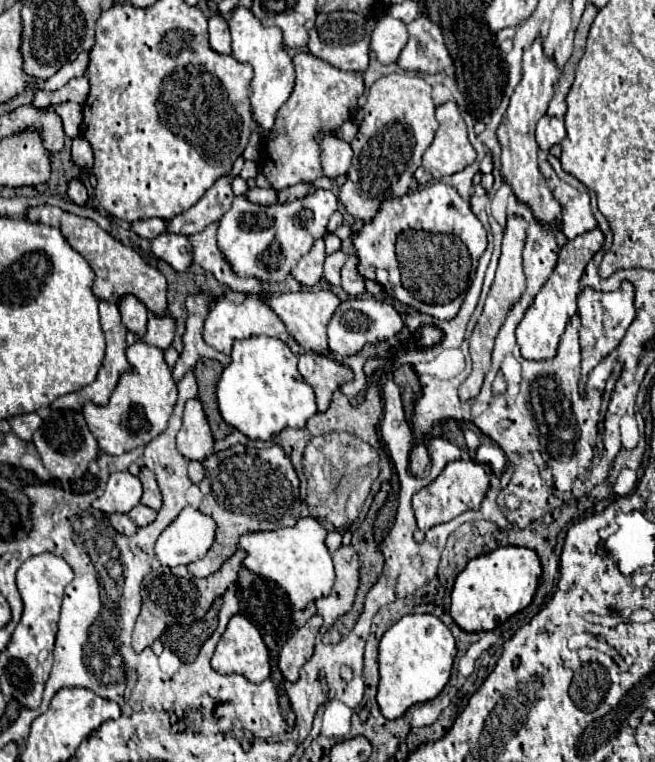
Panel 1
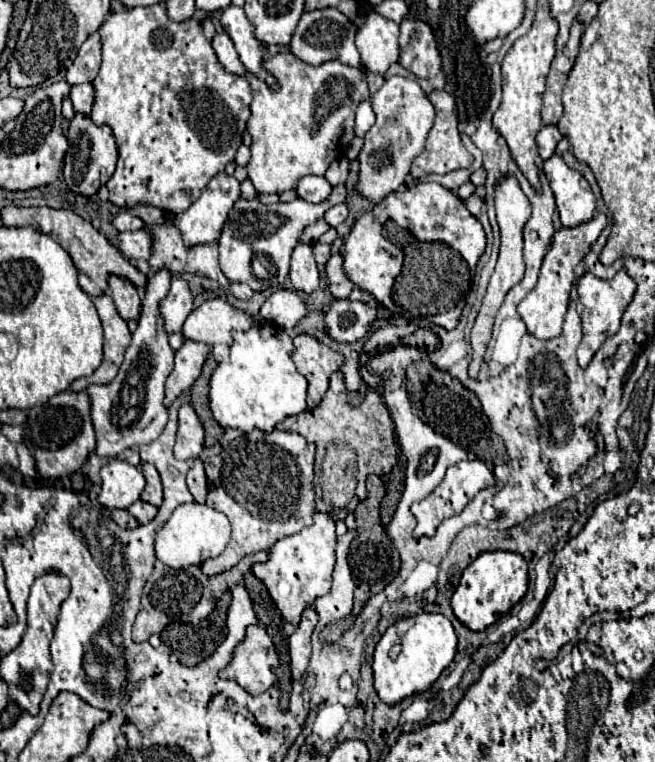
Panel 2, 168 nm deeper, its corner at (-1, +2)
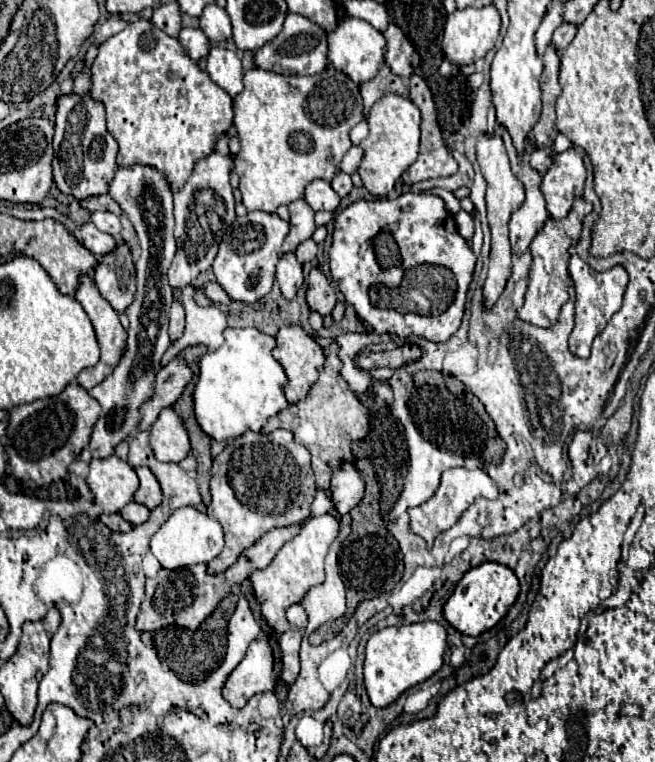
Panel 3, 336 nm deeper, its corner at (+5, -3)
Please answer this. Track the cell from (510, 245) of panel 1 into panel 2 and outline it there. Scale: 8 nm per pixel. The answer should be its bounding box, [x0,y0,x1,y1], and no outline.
[468,177,530,379]

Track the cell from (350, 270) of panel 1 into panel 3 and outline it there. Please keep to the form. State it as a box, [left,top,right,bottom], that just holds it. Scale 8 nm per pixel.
[306,268,336,316]

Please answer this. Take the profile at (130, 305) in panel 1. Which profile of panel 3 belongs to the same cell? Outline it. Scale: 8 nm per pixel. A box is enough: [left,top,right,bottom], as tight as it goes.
[94,240,136,314]

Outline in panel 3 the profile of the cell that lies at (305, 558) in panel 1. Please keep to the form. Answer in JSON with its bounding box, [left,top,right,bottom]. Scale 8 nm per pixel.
[250,514,340,634]

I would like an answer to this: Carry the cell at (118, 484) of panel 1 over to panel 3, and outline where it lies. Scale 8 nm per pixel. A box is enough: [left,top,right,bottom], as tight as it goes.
[86,454,138,514]

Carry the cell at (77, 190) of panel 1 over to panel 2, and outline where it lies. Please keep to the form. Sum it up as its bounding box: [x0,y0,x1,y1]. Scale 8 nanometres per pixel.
[64,115,116,197]

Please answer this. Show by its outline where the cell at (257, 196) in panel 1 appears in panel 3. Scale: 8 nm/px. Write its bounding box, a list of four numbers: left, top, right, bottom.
[282,200,316,254]

